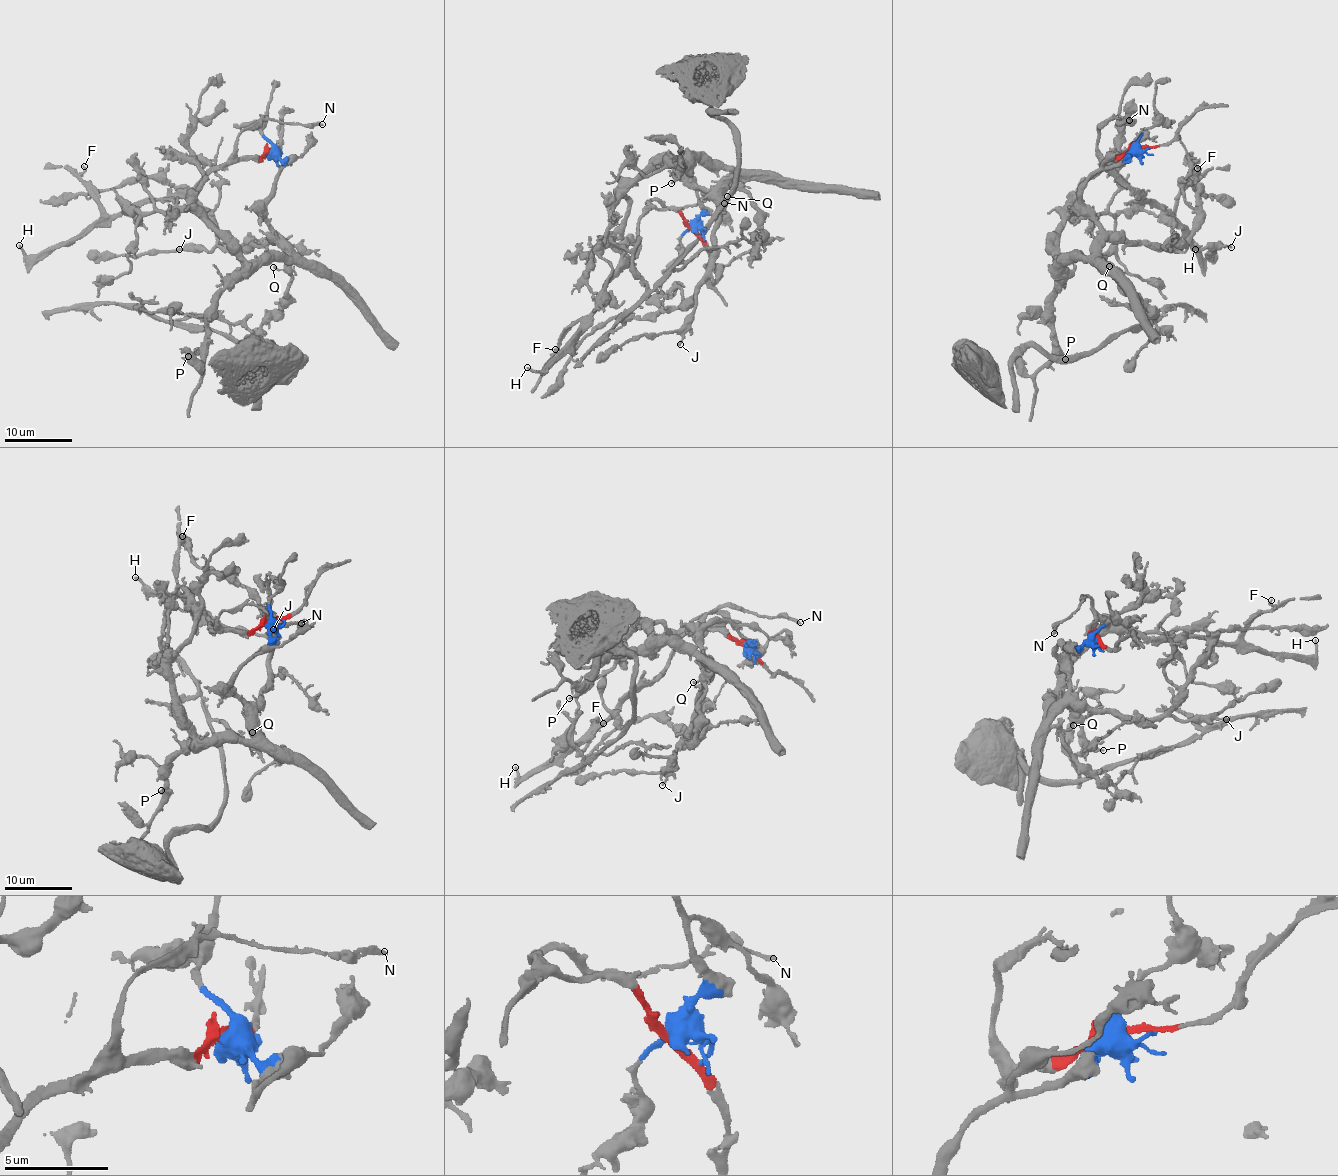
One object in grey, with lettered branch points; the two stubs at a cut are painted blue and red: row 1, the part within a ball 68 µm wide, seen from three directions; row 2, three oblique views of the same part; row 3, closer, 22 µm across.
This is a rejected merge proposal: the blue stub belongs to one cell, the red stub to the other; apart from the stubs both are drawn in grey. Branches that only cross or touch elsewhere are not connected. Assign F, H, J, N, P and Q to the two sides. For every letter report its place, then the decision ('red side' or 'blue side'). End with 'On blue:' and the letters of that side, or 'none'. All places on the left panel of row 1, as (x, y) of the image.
F: (84, 166) | red side
H: (19, 245) | red side
J: (179, 249) | blue side
N: (322, 124) | red side
P: (188, 356) | blue side
Q: (273, 267) | blue side
On blue: J, P, Q

